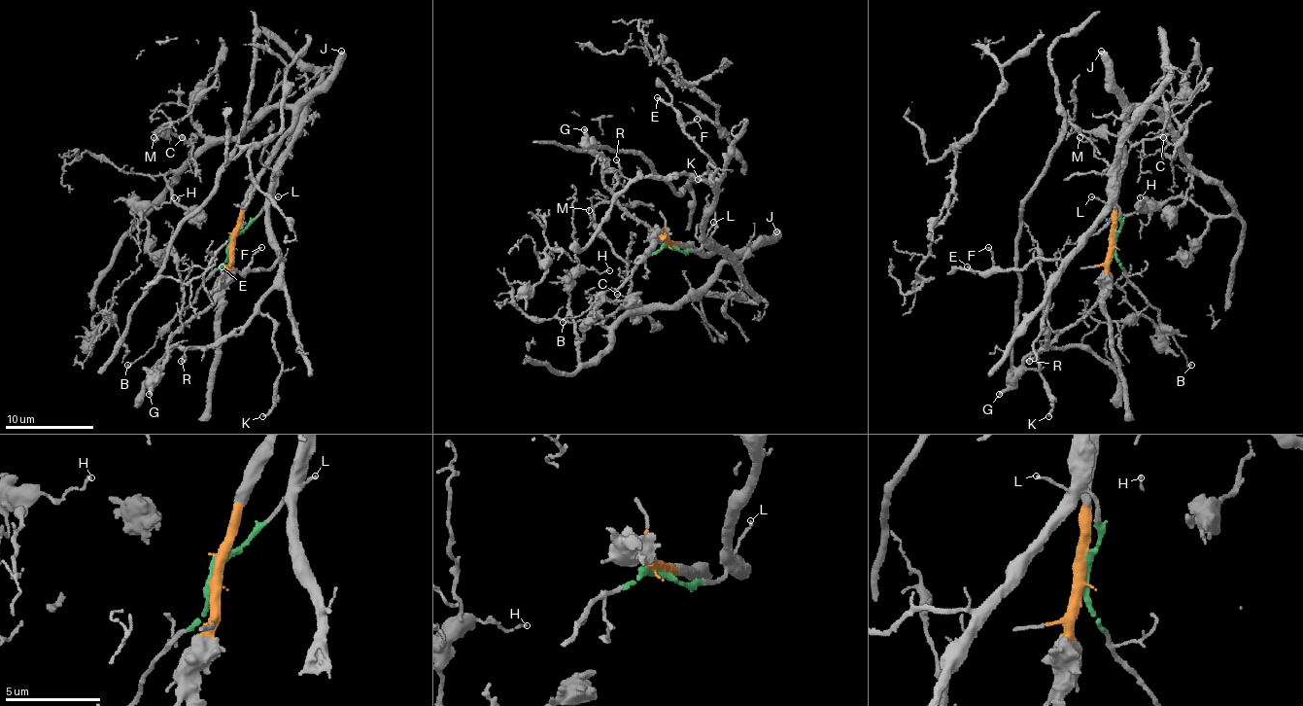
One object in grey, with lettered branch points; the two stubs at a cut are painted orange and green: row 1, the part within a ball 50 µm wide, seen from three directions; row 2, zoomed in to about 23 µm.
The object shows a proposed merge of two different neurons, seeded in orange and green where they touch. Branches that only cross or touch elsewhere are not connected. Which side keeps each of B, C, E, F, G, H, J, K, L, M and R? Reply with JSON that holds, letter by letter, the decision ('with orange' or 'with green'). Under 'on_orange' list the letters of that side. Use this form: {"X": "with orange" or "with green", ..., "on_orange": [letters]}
{"B": "with green", "C": "with orange", "E": "with green", "F": "with green", "G": "with orange", "H": "with orange", "J": "with orange", "K": "with green", "L": "with green", "M": "with orange", "R": "with green", "on_orange": ["C", "G", "H", "J", "M"]}

